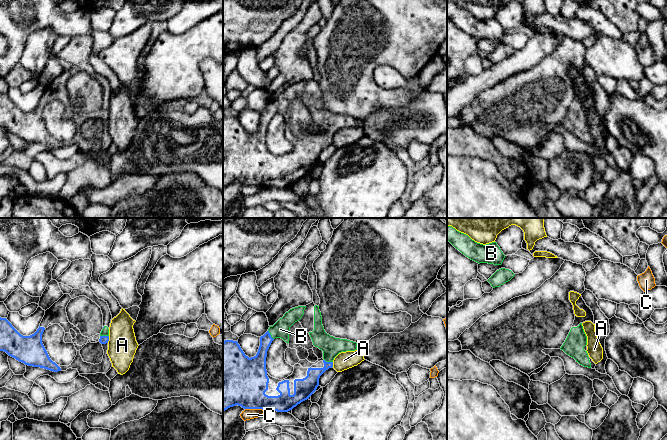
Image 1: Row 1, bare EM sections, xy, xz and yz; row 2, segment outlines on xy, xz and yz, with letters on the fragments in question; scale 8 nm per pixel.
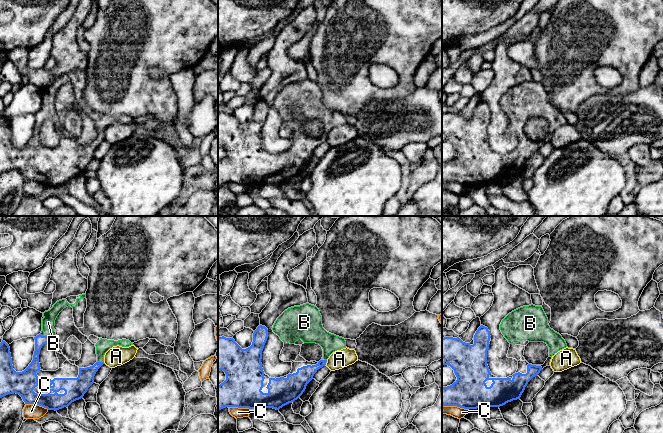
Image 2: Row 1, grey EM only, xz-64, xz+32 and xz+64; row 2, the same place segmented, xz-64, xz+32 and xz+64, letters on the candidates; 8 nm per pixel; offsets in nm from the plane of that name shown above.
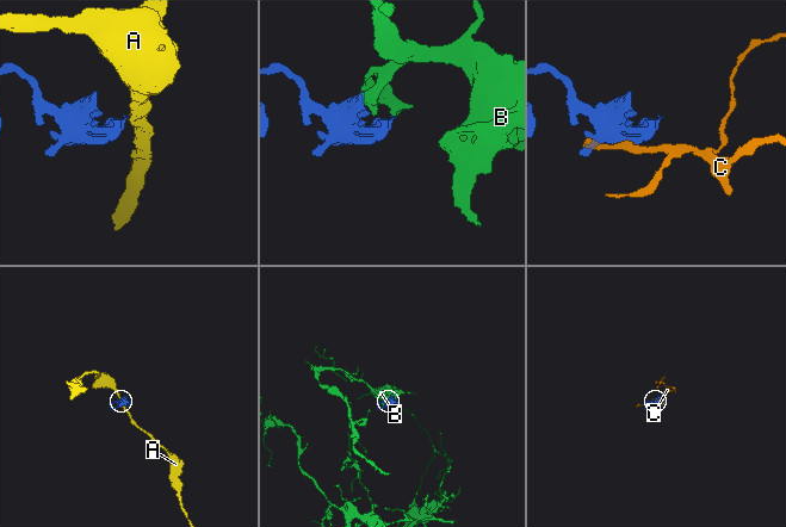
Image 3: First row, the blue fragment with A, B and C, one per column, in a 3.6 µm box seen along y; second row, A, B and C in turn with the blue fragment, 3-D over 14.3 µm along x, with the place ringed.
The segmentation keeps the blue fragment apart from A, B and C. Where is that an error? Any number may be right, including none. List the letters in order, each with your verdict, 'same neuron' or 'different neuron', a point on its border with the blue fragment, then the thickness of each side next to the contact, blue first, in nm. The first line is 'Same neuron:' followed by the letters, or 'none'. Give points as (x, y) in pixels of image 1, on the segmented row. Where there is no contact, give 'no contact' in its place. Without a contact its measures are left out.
Same neuron: B
A: different neuron; contact xy (108, 339); calibres 60 and 240 nm
B: same neuron; contact xy (104, 336); calibres 60 and 60 nm
C: different neuron; contact xz (255, 408); calibres 400 and 90 nm

